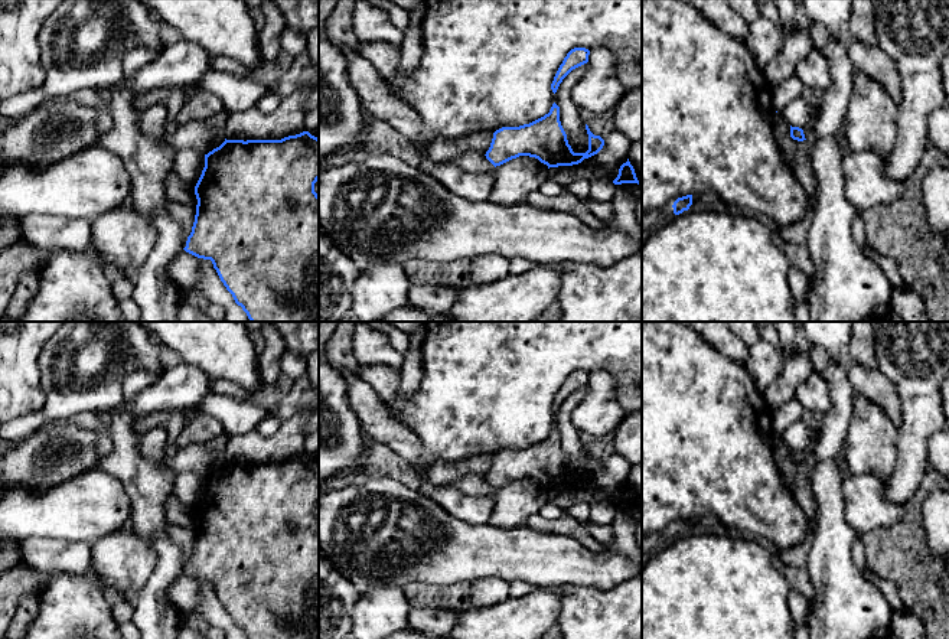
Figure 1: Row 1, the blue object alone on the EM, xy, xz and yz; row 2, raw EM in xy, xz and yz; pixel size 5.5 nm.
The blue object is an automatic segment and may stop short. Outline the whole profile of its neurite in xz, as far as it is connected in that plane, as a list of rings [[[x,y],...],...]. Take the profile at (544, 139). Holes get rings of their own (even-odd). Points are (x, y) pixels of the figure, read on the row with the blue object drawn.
[[[554,102],[544,117],[519,127],[502,127],[493,133],[486,159],[496,167],[519,156],[538,159],[549,167],[573,166],[597,154],[604,140],[586,124],[588,150],[574,153],[560,121],[560,107]]]

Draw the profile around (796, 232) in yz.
[[[809,202],[805,218],[800,222],[779,228],[779,234],[785,242],[806,244],[806,234],[813,218],[813,202]]]

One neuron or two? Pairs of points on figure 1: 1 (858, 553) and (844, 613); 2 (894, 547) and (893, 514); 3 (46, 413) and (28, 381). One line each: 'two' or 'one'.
1: two
2: two
3: two

